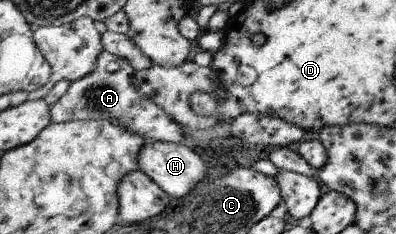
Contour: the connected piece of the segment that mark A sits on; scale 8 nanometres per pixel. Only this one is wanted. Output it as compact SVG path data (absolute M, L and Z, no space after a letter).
M104 50L99 57L99 62L96 63L96 69L89 73L88 77L71 83L66 94L52 105L52 122L67 123L75 120L108 119L124 125L124 115L126 115L128 131L142 135L147 141L182 144L182 141L186 139L184 127L178 121L172 121L168 117L168 113L162 111L158 105L154 105L150 99L140 99L140 91L137 90L136 84L132 80L134 71L126 59L111 55Z

